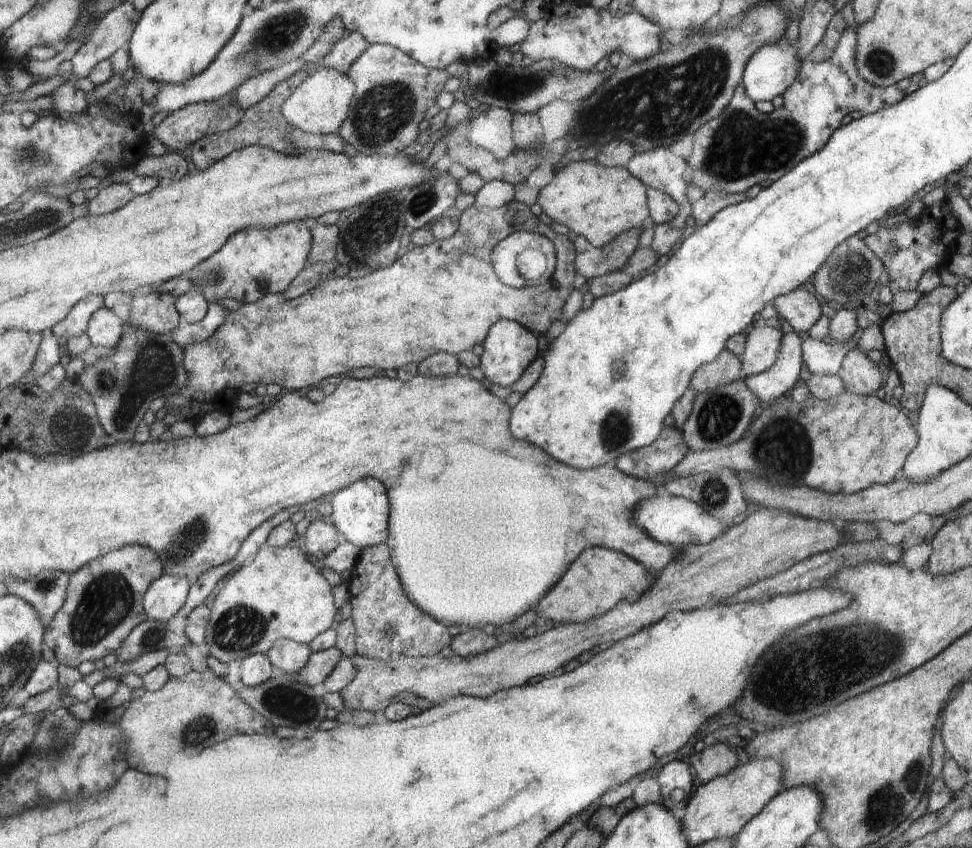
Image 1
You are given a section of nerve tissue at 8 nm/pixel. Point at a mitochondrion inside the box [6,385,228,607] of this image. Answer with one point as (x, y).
(195, 532)

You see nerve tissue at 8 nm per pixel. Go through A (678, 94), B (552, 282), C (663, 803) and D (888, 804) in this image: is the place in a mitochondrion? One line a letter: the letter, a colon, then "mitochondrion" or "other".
A: mitochondrion
B: other
C: other
D: mitochondrion

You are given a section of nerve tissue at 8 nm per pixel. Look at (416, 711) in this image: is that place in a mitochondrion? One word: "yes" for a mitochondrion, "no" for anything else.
no

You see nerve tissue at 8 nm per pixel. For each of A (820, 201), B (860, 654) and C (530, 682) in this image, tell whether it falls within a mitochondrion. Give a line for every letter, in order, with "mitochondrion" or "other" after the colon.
A: other
B: mitochondrion
C: other

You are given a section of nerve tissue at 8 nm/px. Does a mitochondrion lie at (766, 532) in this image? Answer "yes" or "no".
no

